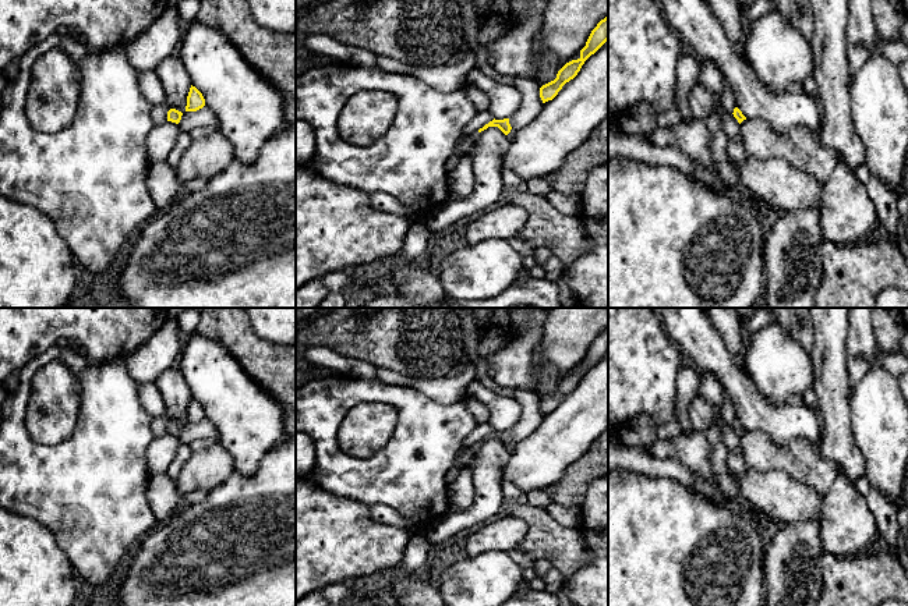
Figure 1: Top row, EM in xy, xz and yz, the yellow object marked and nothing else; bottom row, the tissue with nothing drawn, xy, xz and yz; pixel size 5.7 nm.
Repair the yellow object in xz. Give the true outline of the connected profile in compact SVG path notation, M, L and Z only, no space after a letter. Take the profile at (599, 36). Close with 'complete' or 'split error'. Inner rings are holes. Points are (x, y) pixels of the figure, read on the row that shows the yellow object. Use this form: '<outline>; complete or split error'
M608 17L601 20L591 31L586 46L580 50L580 57L566 63L557 74L557 78L540 88L543 103L552 100L562 86L573 79L580 71L584 61L594 54L608 40Z; complete

